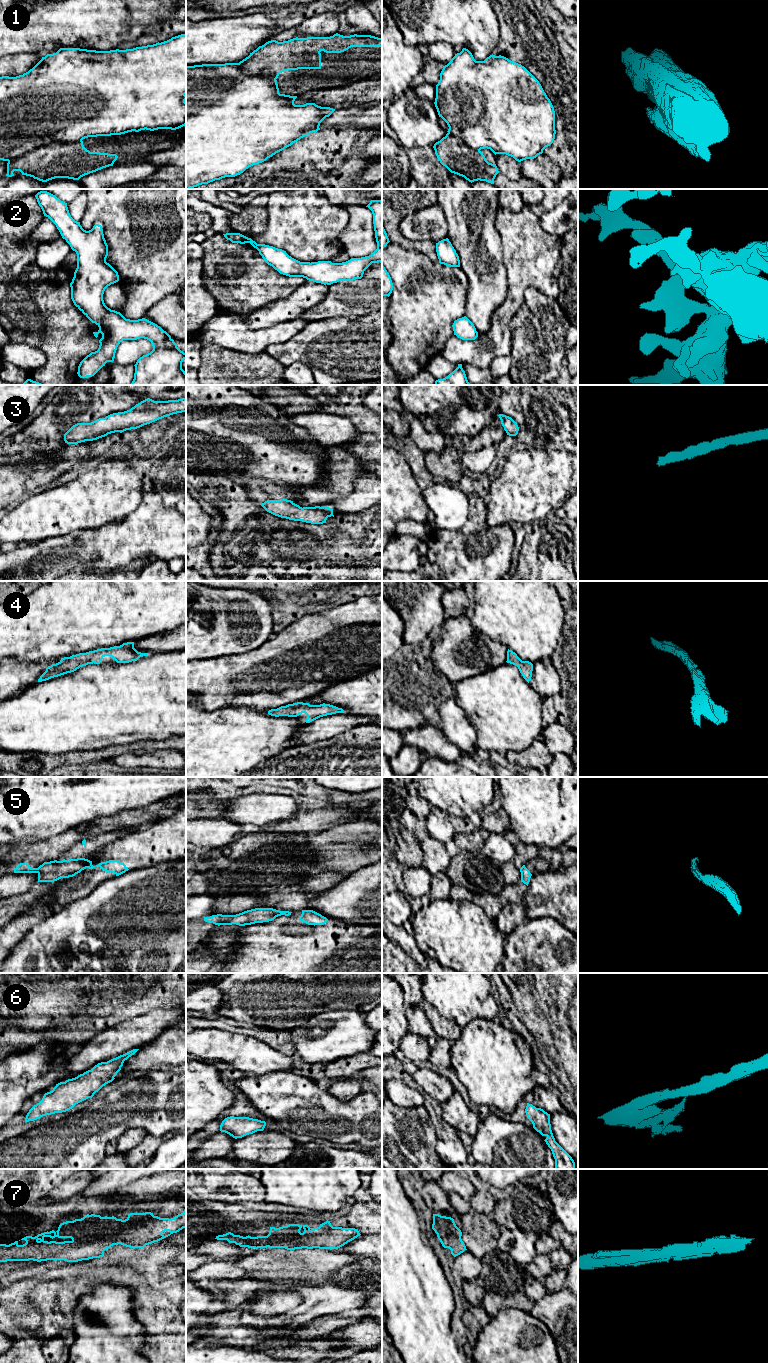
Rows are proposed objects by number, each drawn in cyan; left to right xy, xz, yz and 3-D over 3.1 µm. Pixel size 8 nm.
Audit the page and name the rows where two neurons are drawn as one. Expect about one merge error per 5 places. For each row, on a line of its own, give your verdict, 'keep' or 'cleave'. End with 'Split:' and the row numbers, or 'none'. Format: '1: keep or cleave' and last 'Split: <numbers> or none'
1: cleave
2: keep
3: keep
4: keep
5: keep
6: keep
7: keep
Split: 1

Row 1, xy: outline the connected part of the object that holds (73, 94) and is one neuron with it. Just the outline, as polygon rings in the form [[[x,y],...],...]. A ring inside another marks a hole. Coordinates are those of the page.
[[[181,34],[171,39],[156,43],[153,45],[147,45],[142,47],[136,47],[133,49],[126,49],[126,50],[110,50],[110,51],[96,51],[96,50],[87,50],[87,49],[80,49],[80,48],[60,48],[56,53],[47,54],[28,72],[24,73],[23,75],[19,75],[16,77],[9,77],[9,76],[2,76],[0,77],[0,160],[3,161],[10,161],[12,159],[18,158],[25,153],[44,146],[46,144],[52,142],[78,142],[88,137],[97,137],[97,136],[111,136],[111,135],[121,135],[128,132],[139,132],[141,130],[158,130],[158,129],[171,129],[176,130],[186,125],[186,34]]]

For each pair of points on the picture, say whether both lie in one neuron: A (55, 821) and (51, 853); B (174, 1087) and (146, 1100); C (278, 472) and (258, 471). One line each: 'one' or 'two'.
A: two
B: one
C: one

